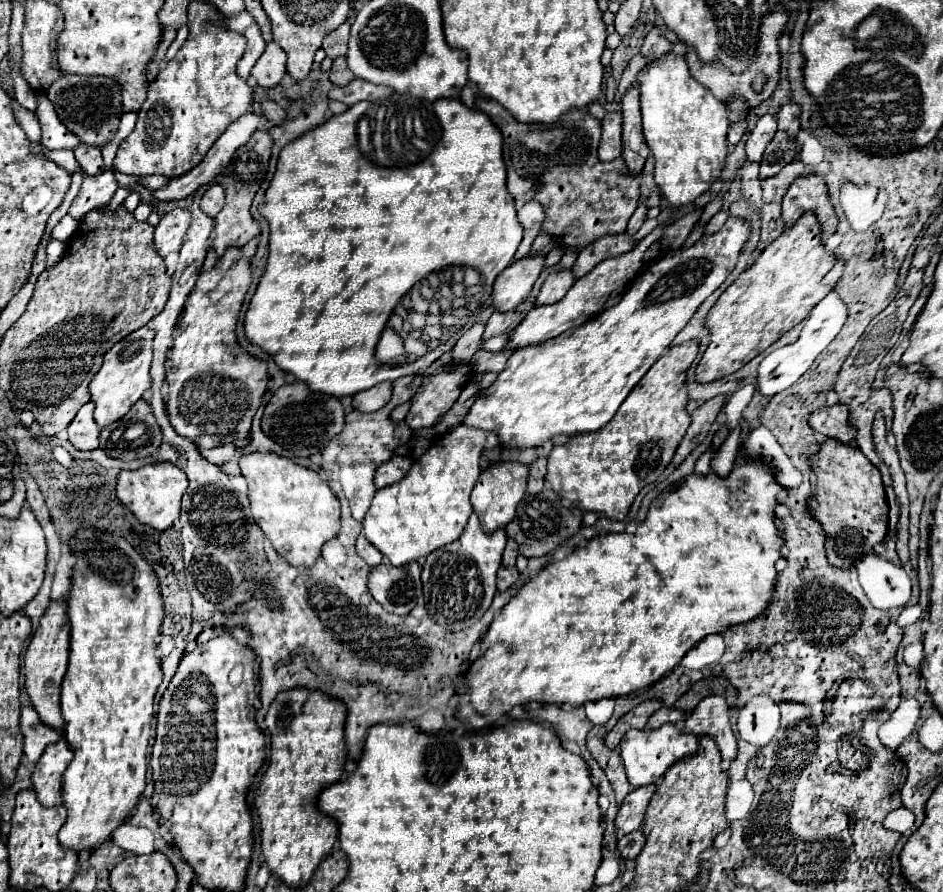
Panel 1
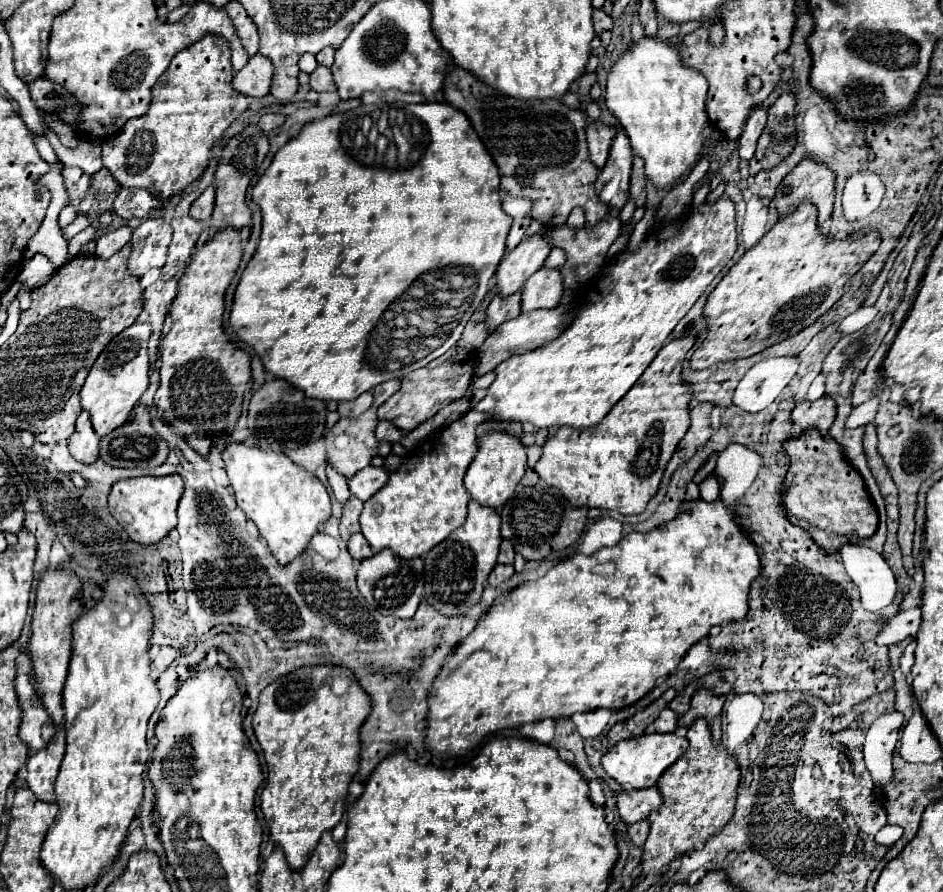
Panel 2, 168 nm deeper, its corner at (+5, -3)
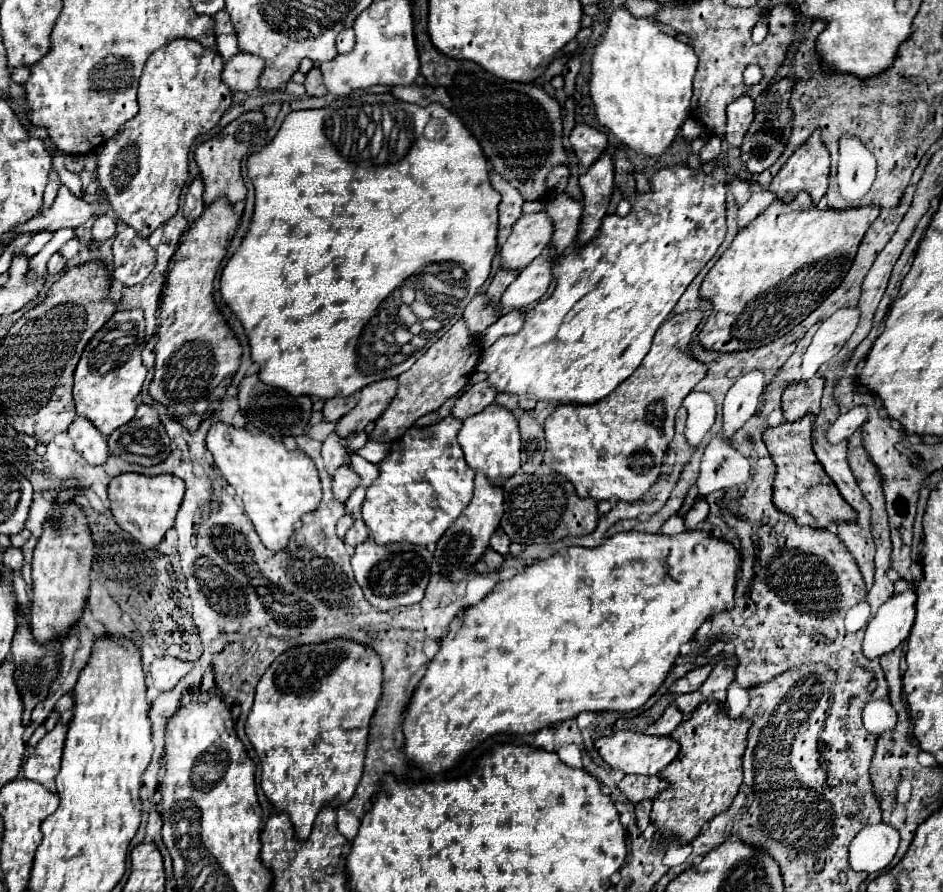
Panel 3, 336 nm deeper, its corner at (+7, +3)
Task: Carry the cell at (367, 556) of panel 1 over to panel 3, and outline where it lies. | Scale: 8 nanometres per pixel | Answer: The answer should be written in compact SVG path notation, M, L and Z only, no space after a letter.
M355 520L353 526L349 528L349 532L345 534L345 542L347 542L349 546L357 546L357 544L365 542L367 536L369 536L369 532L367 532L365 522L363 522L363 520Z

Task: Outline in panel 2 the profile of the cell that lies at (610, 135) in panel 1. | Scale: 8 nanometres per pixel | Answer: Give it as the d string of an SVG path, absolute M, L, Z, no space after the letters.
M595 120L587 126L587 144L589 144L589 156L591 156L591 162L597 164L597 168L603 168L605 162L607 162L607 156L609 156L609 148L611 148L611 142L615 138L617 130Z

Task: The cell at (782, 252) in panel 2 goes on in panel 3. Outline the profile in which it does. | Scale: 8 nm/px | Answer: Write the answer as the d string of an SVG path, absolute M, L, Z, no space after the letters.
M799 192L797 198L789 204L773 200L769 208L765 208L753 222L737 232L731 246L707 272L699 294L713 304L713 310L701 328L701 344L707 350L737 352L765 346L793 330L843 282L853 264L859 242L863 240L873 220L879 216L879 210L881 208L873 204L849 210L819 208L813 204L807 192Z

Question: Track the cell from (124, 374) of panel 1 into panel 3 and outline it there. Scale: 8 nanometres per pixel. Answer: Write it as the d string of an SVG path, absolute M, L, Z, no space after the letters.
M117 310L85 346L81 360L75 368L73 400L77 406L77 416L91 420L103 436L109 436L113 430L127 424L135 416L137 396L147 376L147 368L141 362L143 342L143 310Z

